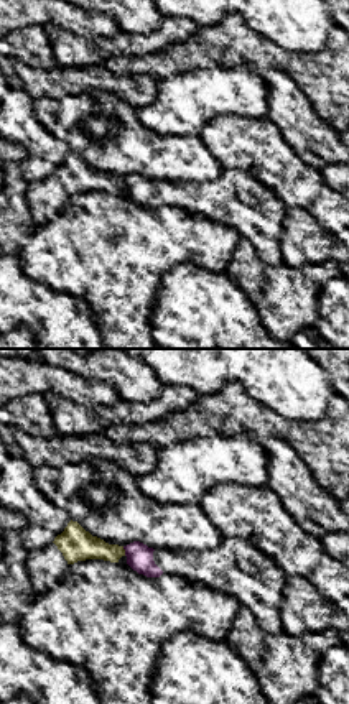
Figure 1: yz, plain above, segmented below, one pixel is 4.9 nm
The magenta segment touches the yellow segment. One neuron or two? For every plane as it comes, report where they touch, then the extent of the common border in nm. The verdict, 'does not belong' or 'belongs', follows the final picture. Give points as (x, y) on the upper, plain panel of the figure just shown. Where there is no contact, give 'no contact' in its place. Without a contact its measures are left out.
contact (125, 183); length 50 nm

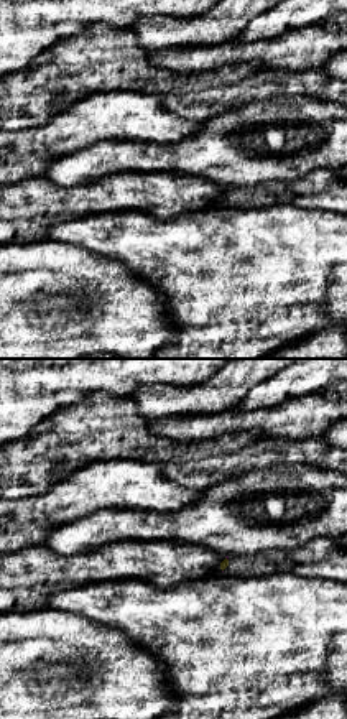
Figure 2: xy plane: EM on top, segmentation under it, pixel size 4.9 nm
no contact

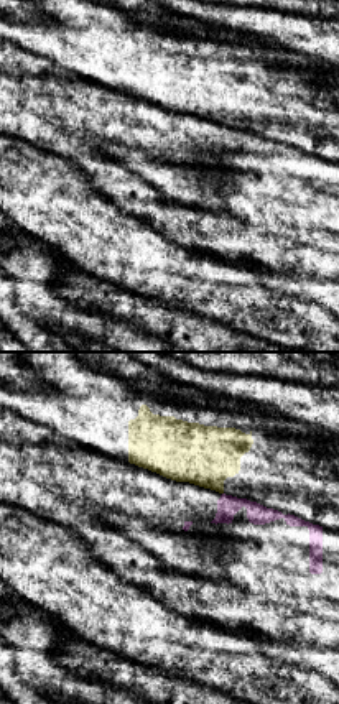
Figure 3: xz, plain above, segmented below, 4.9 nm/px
no contact

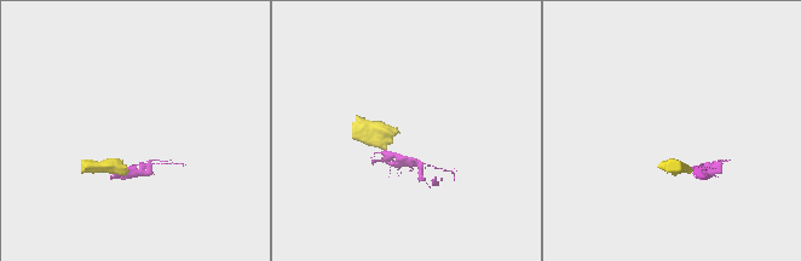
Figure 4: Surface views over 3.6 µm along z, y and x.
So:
does not belong

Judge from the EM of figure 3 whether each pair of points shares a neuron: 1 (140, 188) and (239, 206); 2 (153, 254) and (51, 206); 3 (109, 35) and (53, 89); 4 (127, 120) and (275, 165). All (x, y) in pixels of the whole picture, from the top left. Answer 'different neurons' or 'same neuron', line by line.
1: same neuron
2: same neuron
3: different neurons
4: same neuron

